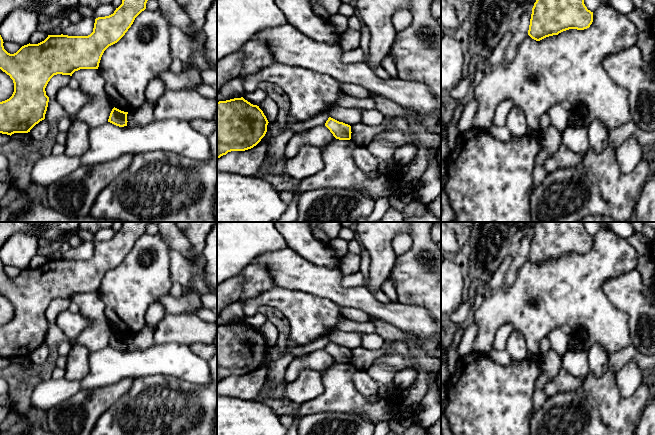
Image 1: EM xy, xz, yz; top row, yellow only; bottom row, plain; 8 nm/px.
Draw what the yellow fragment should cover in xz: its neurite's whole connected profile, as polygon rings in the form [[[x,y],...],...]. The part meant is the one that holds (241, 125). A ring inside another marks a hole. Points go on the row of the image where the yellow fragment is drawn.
[[[243,97],[217,102],[217,159],[231,151],[245,151],[256,146],[267,132],[268,120],[257,105]]]

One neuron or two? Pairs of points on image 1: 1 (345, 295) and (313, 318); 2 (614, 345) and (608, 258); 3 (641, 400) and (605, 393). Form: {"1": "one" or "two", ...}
{"1": "two", "2": "one", "3": "one"}

